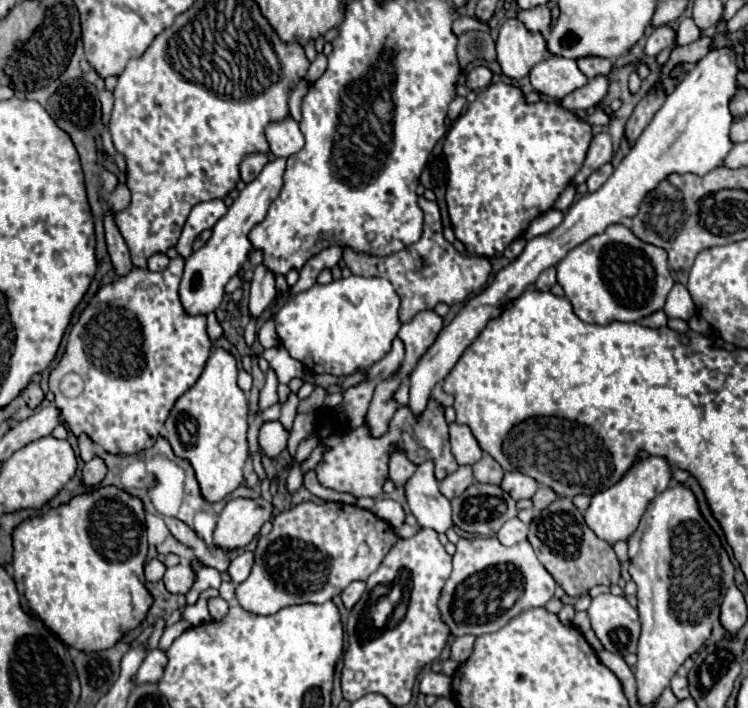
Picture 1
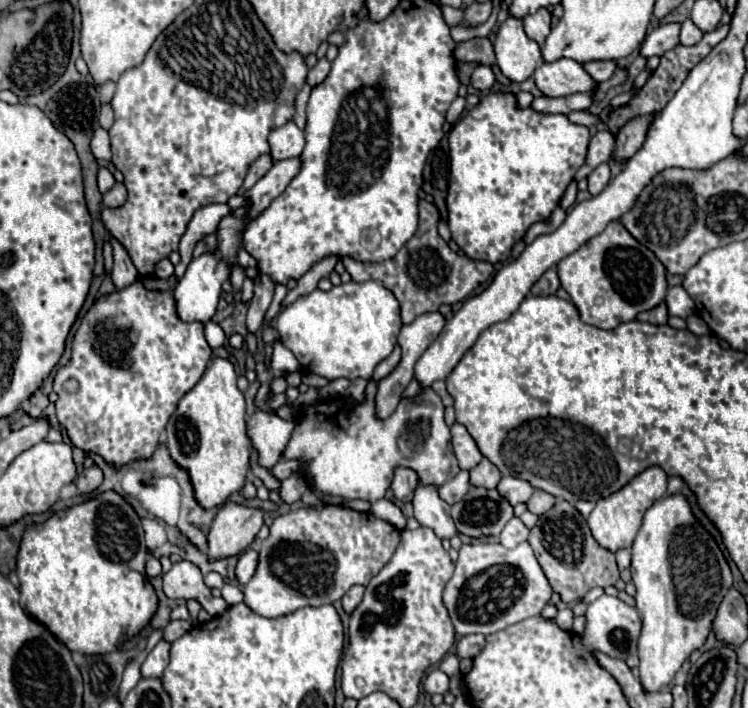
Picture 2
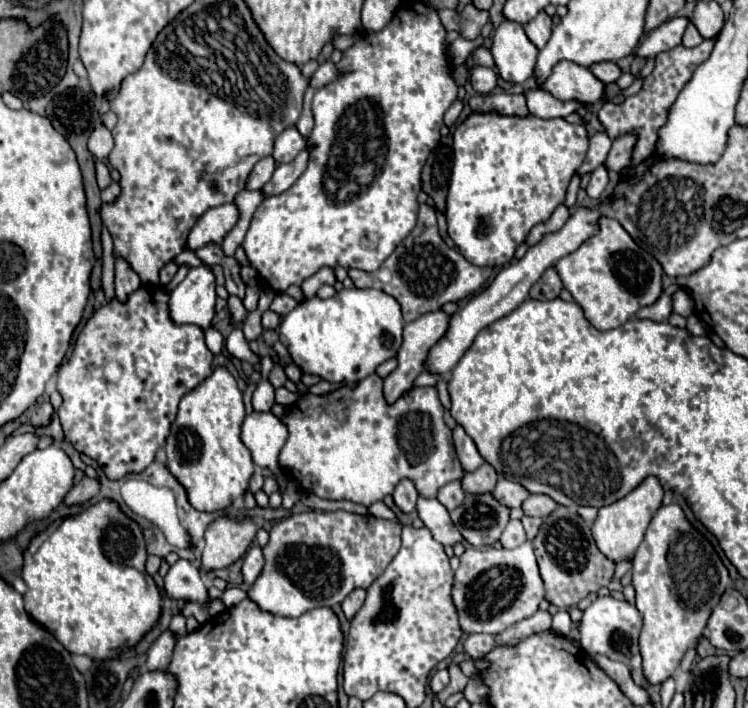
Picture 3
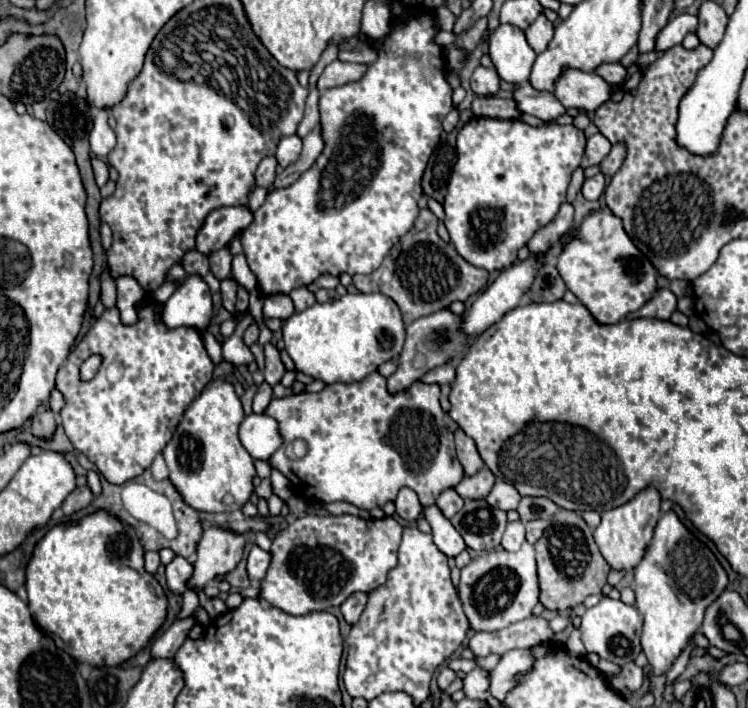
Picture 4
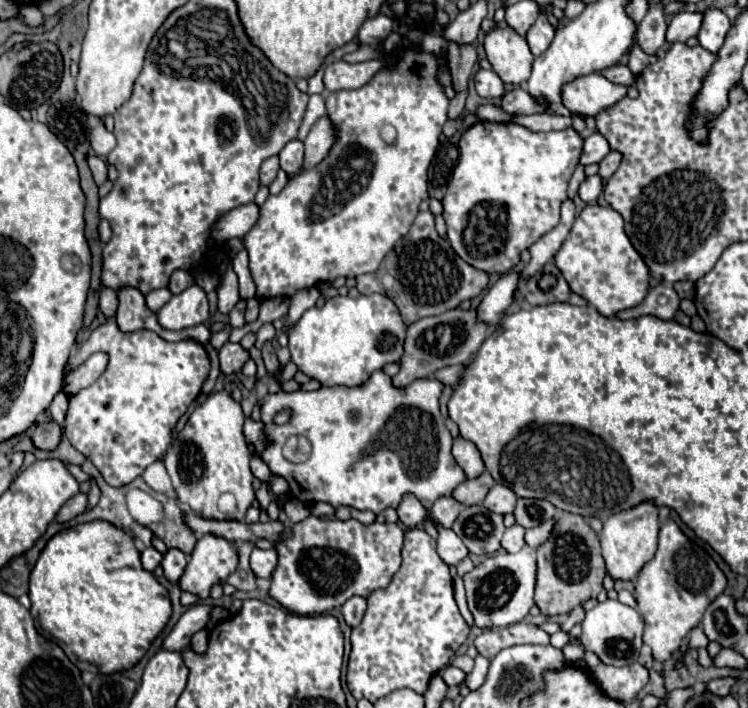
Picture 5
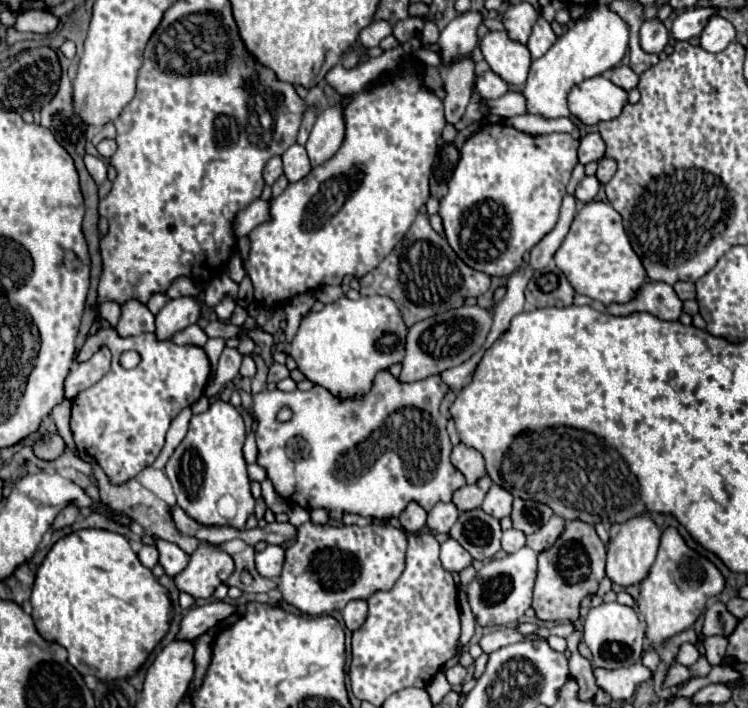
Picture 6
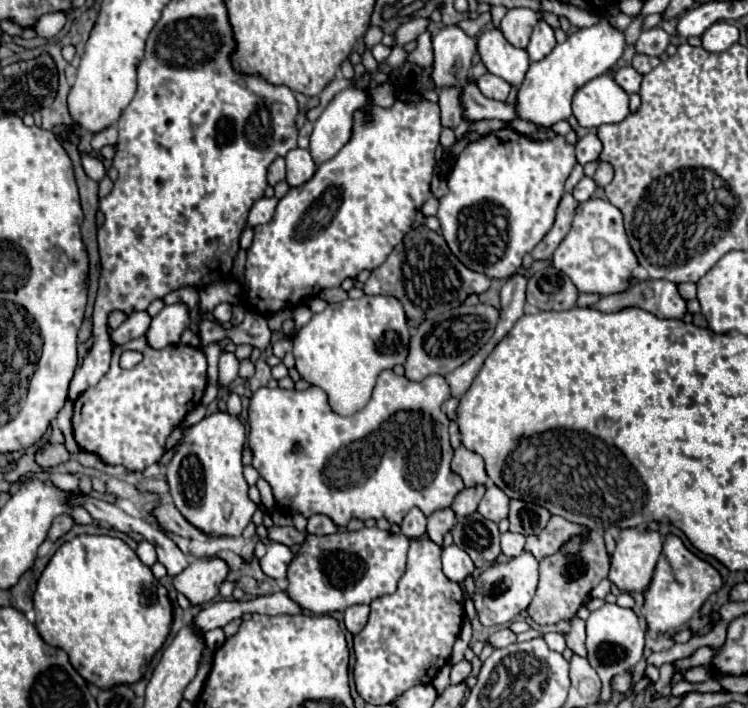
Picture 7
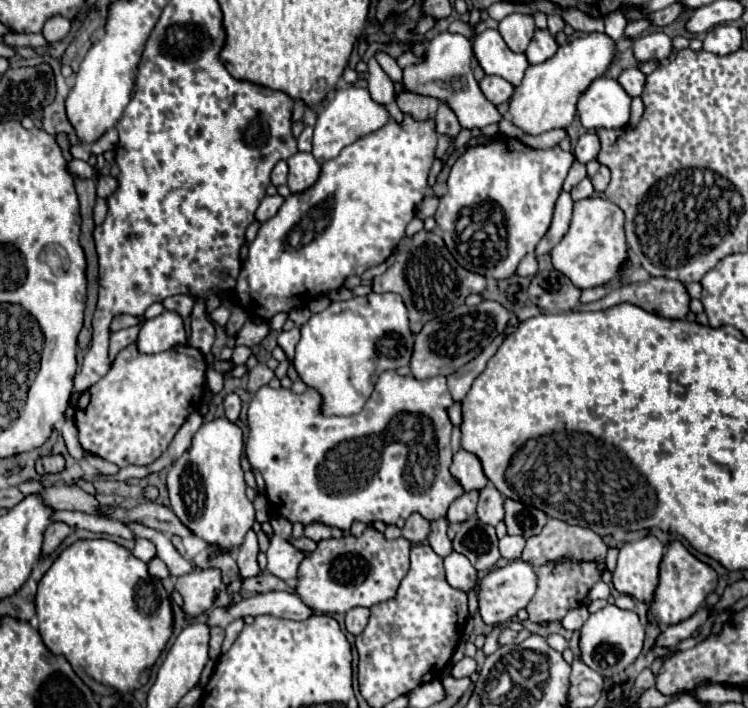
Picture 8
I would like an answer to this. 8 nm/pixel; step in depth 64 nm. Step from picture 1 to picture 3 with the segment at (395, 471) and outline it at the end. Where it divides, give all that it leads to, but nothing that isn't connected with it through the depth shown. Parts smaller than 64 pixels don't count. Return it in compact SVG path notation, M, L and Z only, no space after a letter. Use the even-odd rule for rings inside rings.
M402 478L402 480L396 484L392 496L394 496L394 502L396 502L396 506L398 506L400 512L412 512L412 510L416 508L418 492L416 492L414 482L412 482L410 478Z

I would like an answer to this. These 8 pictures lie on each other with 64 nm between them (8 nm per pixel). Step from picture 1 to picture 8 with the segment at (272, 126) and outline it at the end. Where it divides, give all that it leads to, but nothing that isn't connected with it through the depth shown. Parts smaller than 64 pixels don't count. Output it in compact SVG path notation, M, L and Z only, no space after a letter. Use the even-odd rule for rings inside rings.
M296 152L288 158L288 188L290 192L302 192L312 186L320 176L320 164L310 152Z

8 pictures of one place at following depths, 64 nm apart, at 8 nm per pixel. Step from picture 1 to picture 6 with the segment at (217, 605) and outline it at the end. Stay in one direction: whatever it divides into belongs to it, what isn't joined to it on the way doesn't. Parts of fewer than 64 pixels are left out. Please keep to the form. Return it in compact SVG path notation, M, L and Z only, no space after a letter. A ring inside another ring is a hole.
M156 540L156 548L160 552L160 564L170 578L174 578L186 568L188 554L184 554L184 550L180 550L176 544L166 540Z

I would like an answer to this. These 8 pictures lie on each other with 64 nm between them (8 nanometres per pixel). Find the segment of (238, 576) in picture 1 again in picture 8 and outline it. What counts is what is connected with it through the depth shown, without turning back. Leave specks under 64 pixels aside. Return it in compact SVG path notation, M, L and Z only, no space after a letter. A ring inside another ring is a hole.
M272 516L270 524L274 528L274 536L266 550L266 556L268 556L266 570L284 582L292 582L296 578L296 564L300 564L304 554L296 550L292 544L288 544L286 540L288 534L292 532L290 520L282 516Z

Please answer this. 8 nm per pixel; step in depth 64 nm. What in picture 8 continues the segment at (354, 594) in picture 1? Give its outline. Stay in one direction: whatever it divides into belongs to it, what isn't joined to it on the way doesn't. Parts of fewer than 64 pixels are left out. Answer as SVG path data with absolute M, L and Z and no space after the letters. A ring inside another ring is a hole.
M362 606L348 610L346 612L346 630L350 634L354 634L354 636L360 634L366 628L366 624L368 624L368 616L370 616L370 610L362 608Z

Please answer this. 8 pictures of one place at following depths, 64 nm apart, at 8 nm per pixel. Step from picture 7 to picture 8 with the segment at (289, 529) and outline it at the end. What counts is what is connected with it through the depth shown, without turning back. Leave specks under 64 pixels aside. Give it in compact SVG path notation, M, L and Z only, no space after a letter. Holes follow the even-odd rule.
M288 536L288 542L290 542L294 548L302 550L302 552L312 552L312 548L316 548L316 542L310 540L310 538L306 538L306 536L302 536L302 538L292 538L292 536Z

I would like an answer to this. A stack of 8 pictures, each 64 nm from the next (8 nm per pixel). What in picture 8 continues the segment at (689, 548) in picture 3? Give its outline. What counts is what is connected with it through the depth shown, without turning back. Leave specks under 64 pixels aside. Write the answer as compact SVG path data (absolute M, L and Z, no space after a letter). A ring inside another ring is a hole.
M678 540L670 542L666 546L666 552L660 562L658 586L654 592L654 600L648 606L648 620L658 626L672 626L682 620L688 620L692 614L696 614L702 608L706 596L710 592L714 592L716 584L718 584L718 574L708 564L694 558L682 546L682 542L678 542Z

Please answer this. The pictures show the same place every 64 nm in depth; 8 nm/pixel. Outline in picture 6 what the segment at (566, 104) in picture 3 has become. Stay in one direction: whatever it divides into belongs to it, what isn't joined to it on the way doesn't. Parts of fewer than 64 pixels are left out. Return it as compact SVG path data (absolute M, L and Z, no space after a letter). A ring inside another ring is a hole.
M506 92L504 96L500 96L488 104L490 104L490 112L498 114L502 118L512 118L516 114L528 114L526 98L522 92Z

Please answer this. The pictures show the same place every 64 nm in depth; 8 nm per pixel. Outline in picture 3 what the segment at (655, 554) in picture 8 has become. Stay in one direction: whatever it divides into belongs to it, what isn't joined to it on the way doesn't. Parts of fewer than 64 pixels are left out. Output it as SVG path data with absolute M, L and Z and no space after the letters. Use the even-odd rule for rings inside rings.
M646 476L632 492L628 492L624 498L602 506L598 510L598 516L592 524L592 536L604 556L608 556L614 562L620 562L624 558L632 560L632 552L636 552L636 544L640 544L640 536L644 536L644 528L648 526L648 520L652 518L652 512L662 504L662 484L656 476Z

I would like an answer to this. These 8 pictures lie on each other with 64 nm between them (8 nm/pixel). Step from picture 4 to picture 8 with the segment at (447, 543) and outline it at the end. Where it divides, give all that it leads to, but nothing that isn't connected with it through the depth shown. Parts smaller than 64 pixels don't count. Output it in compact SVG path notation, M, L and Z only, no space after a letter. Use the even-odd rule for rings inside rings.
M452 550L448 556L444 556L444 570L448 584L452 584L454 588L468 592L476 586L476 570L464 554Z

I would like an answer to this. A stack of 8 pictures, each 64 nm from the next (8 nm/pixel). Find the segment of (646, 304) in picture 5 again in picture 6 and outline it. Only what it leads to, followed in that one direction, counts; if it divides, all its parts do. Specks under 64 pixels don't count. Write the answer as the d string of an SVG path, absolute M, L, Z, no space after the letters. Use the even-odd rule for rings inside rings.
M646 282L640 296L632 304L612 304L606 308L612 316L630 316L634 312L648 312L660 320L678 320L682 314L682 300L676 296L674 288L664 282Z

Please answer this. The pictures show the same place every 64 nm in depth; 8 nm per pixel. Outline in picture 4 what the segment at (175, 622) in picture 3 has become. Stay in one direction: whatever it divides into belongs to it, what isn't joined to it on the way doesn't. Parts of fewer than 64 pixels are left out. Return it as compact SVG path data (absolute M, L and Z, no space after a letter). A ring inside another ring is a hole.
M186 592L182 598L184 598L184 604L182 604L182 610L178 614L178 620L188 618L192 614L192 610L198 606L198 596L194 592Z

